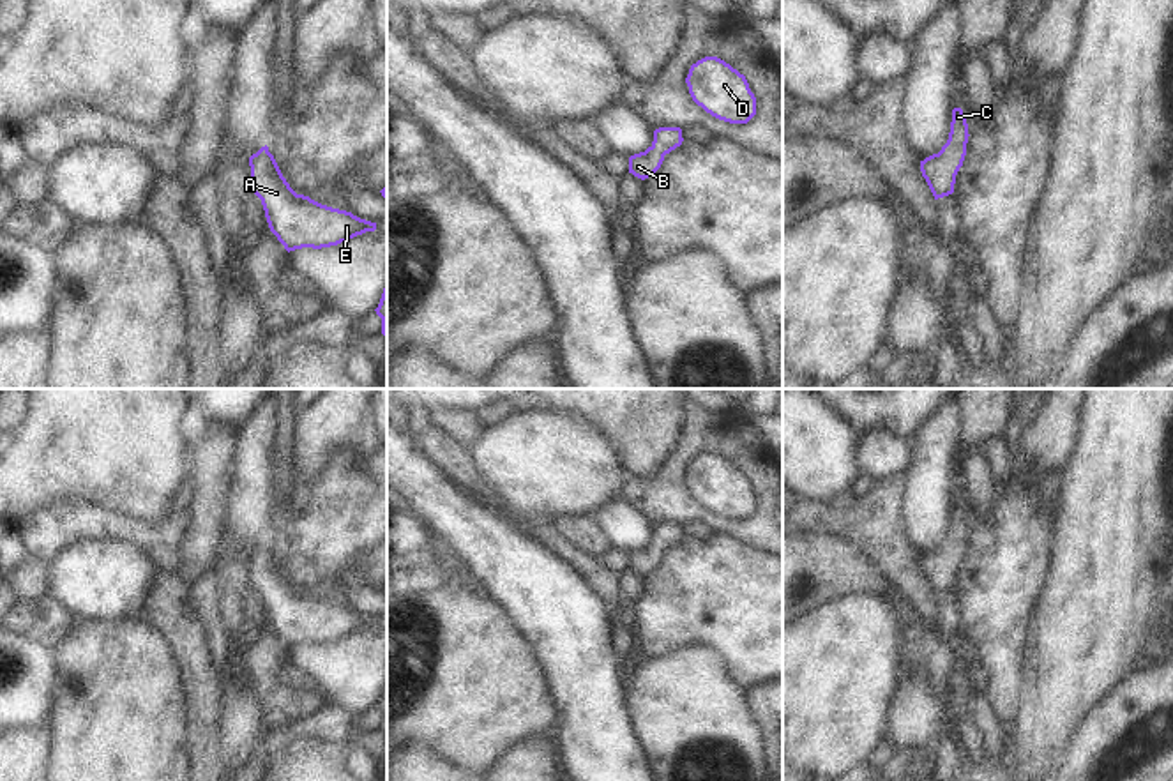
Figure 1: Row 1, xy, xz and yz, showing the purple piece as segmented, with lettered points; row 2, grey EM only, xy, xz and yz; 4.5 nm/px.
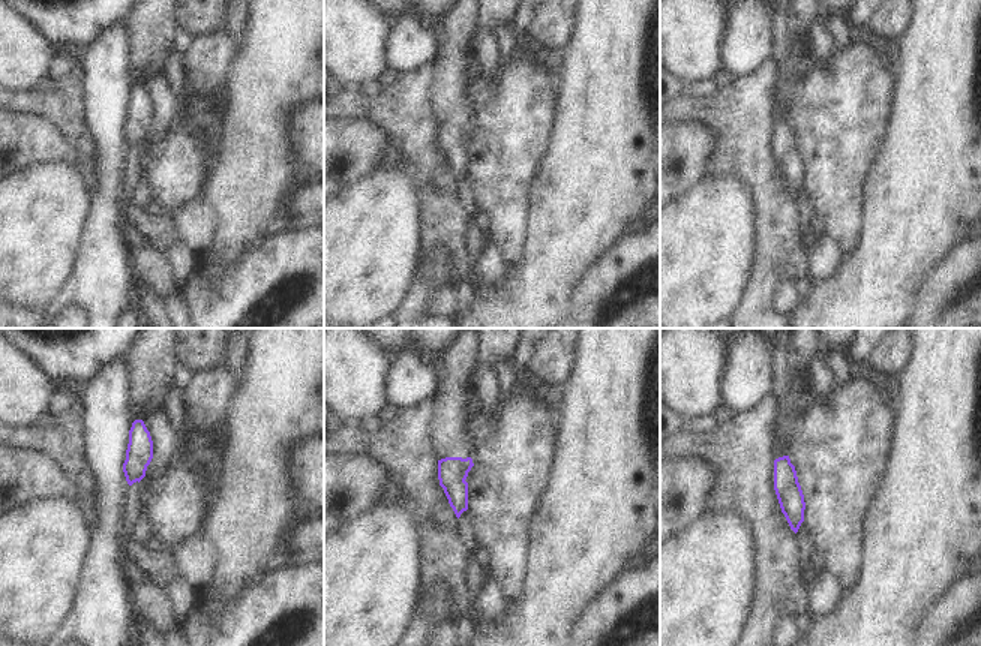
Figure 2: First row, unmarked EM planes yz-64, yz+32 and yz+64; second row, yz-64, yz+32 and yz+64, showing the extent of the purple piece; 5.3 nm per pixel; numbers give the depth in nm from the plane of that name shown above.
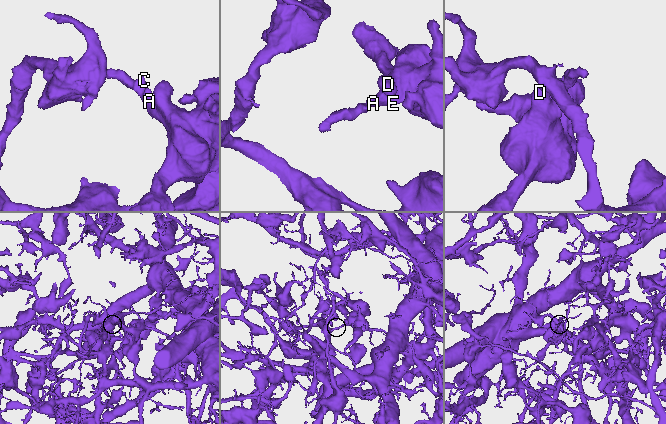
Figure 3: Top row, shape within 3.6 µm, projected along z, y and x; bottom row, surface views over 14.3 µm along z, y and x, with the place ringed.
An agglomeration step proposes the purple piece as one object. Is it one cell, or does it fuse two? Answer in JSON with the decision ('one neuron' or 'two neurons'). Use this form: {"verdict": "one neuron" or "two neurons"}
{"verdict": "one neuron"}

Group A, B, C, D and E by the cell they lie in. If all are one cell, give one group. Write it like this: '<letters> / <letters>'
A B C D E

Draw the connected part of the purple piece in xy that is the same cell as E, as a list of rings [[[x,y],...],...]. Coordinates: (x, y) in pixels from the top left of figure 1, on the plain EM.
[[[267,541],[249,553],[249,562],[251,585],[261,595],[270,627],[288,648],[337,641],[376,626],[376,618],[297,590]]]

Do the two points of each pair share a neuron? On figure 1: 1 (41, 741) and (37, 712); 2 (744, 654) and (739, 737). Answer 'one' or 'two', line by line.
1: two
2: two

